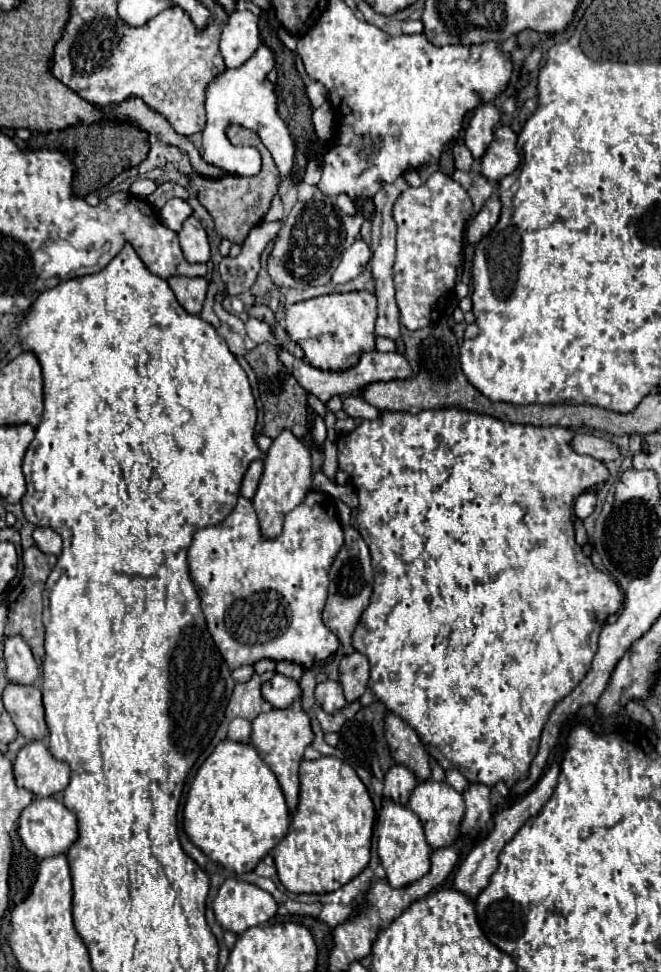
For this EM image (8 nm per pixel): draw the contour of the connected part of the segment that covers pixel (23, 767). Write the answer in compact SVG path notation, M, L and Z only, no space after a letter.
M37 740L23 746L13 758L15 782L19 788L33 792L39 798L63 792L69 784L71 770L49 752L47 742Z

